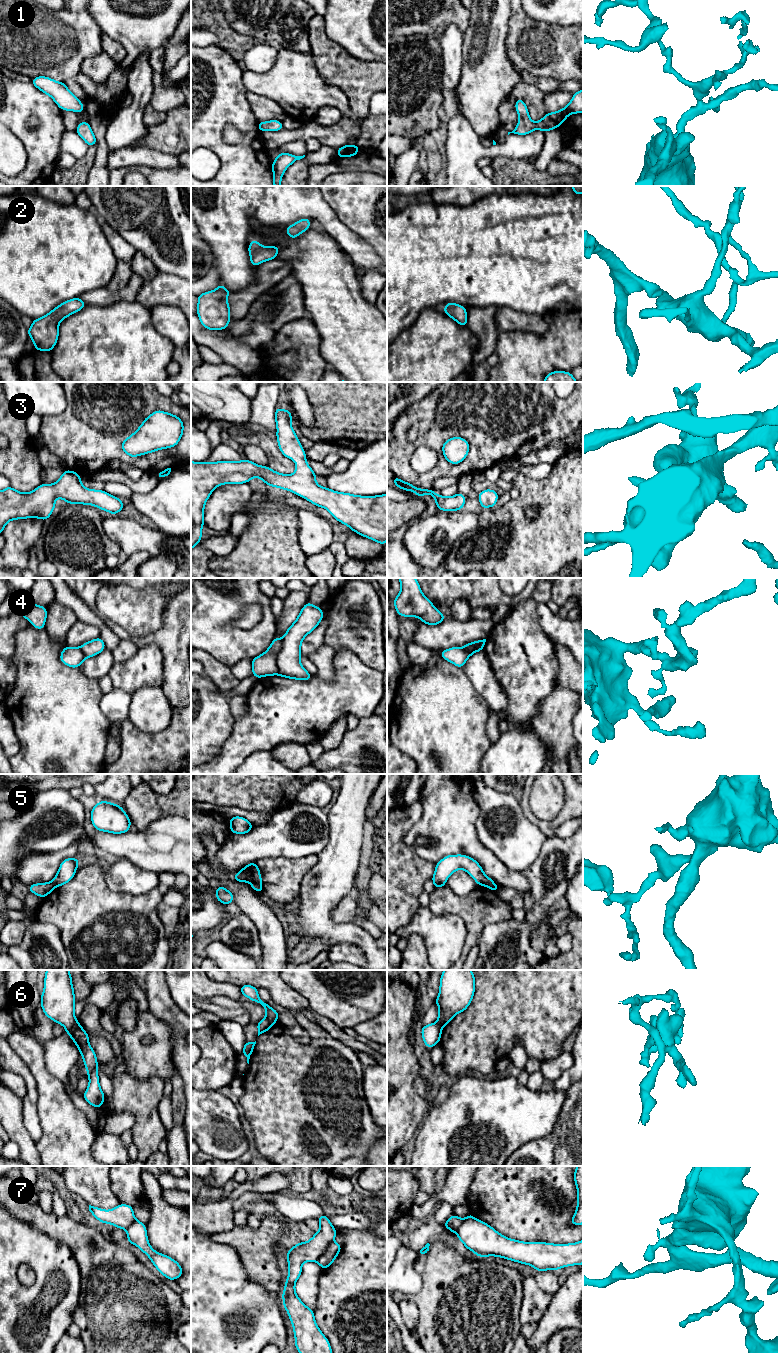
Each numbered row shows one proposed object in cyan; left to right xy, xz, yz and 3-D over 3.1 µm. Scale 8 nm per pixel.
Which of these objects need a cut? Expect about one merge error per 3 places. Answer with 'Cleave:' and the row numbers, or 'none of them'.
Cleave: 4, 5, 6, 7

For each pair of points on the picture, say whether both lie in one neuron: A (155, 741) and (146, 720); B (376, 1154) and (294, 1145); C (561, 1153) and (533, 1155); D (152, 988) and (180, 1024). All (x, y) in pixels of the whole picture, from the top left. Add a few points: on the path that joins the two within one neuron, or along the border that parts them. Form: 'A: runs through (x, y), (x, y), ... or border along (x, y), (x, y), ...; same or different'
A: border along (171, 719), (158, 732), (143, 732), (130, 721); different
B: border along (376, 1140), (366, 1155); different
C: border along (549, 1135), (553, 1140), (554, 1155); different
D: runs through (158, 997), (160, 1003), (172, 1015); same

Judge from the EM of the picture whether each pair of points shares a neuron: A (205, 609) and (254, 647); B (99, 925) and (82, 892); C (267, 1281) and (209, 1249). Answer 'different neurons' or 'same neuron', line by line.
A: same neuron
B: same neuron
C: different neurons

